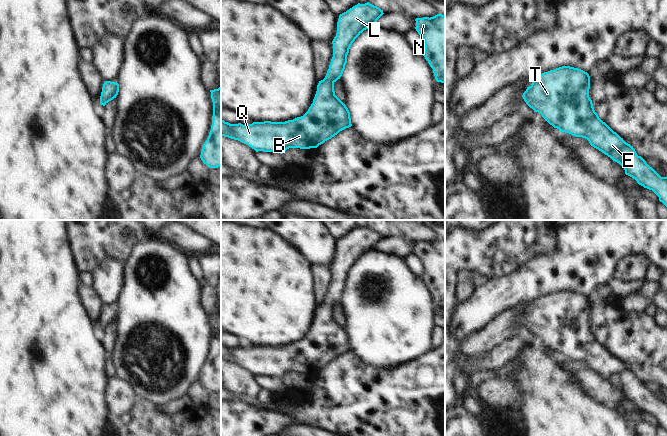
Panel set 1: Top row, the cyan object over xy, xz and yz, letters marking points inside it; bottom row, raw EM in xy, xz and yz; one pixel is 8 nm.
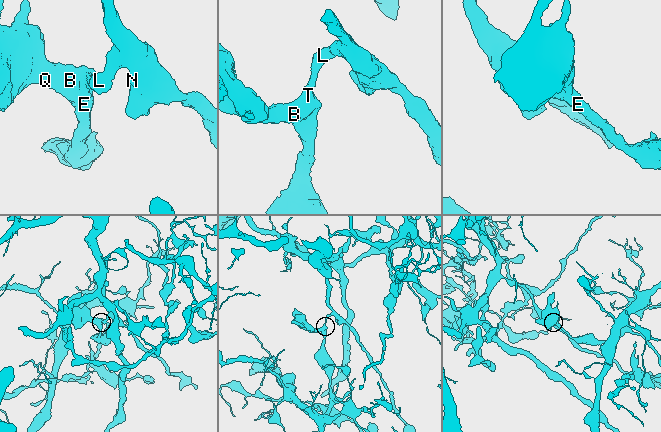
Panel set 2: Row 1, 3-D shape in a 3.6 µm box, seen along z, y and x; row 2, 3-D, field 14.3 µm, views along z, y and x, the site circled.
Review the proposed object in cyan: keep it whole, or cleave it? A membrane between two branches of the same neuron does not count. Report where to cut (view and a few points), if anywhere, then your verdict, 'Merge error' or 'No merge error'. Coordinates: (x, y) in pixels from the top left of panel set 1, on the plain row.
No split. No merge error.

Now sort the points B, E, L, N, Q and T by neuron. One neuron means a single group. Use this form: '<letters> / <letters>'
B E L N Q T

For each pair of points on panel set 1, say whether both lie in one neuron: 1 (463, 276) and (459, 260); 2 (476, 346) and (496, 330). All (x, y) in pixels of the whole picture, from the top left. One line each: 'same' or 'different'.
1: different
2: same

